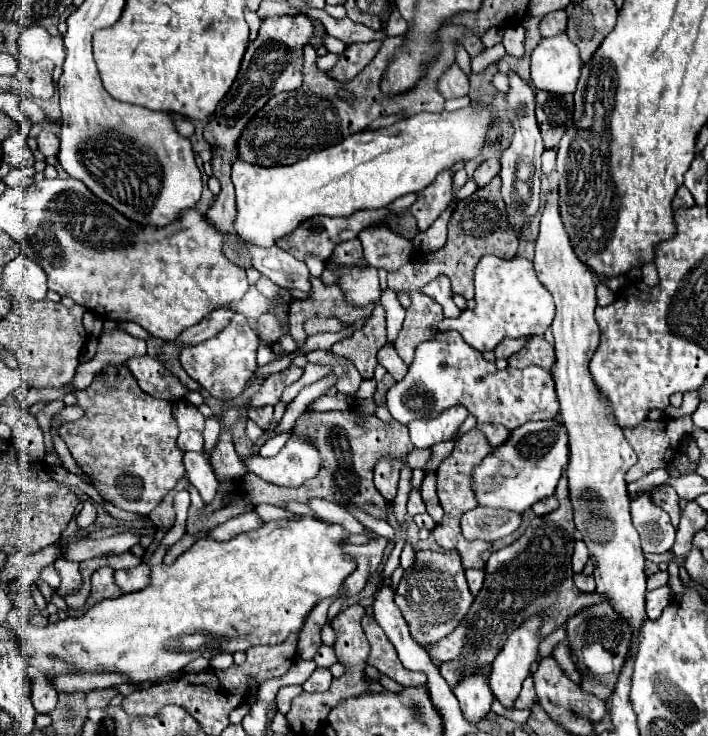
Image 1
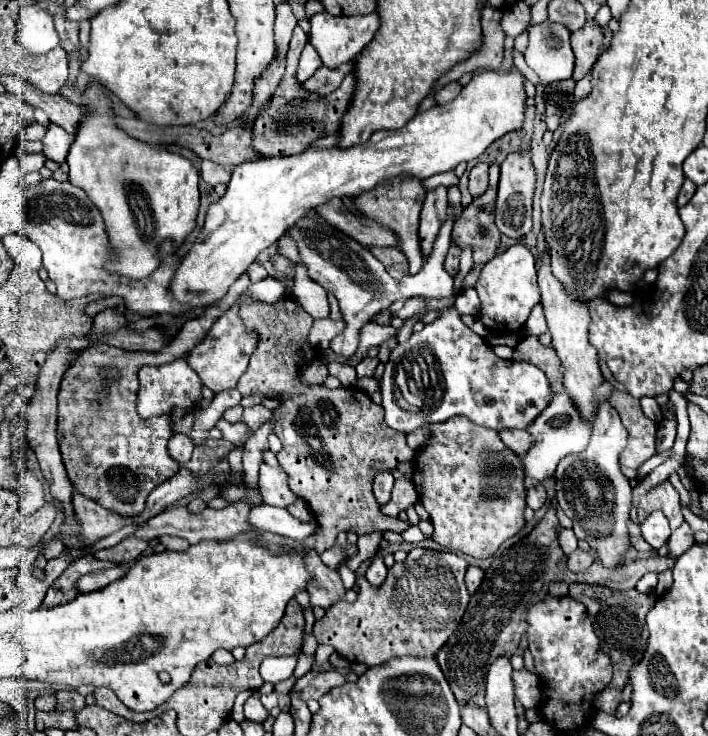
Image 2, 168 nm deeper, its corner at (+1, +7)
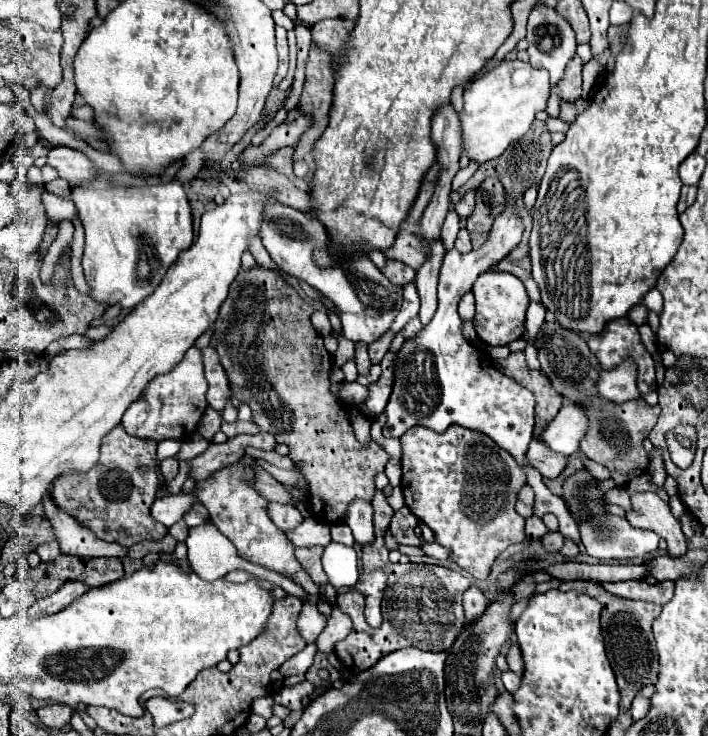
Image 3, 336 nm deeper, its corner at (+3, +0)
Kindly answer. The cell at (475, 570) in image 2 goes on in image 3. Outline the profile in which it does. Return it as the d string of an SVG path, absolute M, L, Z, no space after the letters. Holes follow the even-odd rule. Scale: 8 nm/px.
M471 585L471 589L467 589L463 593L465 625L469 625L469 621L473 621L473 617L481 617L481 613L485 613L485 605L487 605L485 595L475 585Z

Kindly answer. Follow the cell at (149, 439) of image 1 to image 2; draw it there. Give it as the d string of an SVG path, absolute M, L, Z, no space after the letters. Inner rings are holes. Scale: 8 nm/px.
M241 274L227 296L223 296L223 302L219 302L219 308L209 308L201 318L185 322L177 338L159 352L127 352L107 344L91 344L65 372L57 398L57 438L67 476L83 496L93 498L107 510L135 516L143 512L149 492L179 472L179 464L167 454L167 442L173 436L171 416L163 414L145 420L137 414L137 368L164 365L187 354L249 284L249 274ZM109 368L119 370L119 380L107 384L105 370Z

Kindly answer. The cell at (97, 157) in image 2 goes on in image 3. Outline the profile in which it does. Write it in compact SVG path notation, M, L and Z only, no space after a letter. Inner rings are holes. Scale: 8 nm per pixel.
M101 173L81 183L81 187L75 187L71 191L71 199L85 227L85 251L81 265L91 287L89 297L93 301L133 309L157 289L169 265L193 243L191 207L185 189L177 179L155 187L147 185L127 189L111 185L111 177ZM139 261L149 263L149 281L141 281L137 277Z

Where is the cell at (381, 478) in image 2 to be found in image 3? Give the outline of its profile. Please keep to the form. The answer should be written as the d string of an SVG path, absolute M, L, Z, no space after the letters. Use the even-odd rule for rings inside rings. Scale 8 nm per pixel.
M377 491L373 497L375 507L375 539L373 545L363 545L363 571L371 573L373 569L381 569L389 575L385 593L383 593L383 627L373 629L367 625L363 617L365 599L357 591L345 591L337 595L337 605L341 611L353 621L353 629L347 635L345 641L335 645L335 653L339 661L351 671L361 673L369 667L373 667L381 657L389 655L391 651L403 649L403 647L417 647L423 651L447 651L449 645L453 645L455 637L465 625L461 599L465 589L469 589L471 581L461 575L459 571L439 567L439 565L413 565L411 571L405 571L405 575L397 575L397 563L389 563L389 550L385 546L385 530L388 529L393 517L393 509L387 505L383 491Z

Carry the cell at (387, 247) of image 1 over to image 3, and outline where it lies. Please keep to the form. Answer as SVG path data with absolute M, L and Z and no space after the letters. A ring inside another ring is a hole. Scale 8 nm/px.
M387 261L387 267L383 269L383 275L385 275L393 285L403 287L403 285L415 281L417 271L411 269L411 267L407 267L407 265L401 263L401 261Z

